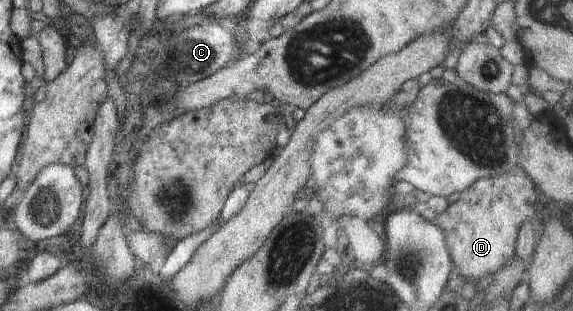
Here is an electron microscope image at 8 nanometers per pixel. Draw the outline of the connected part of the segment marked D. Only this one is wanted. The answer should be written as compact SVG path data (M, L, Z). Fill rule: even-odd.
M517 165L502 176L476 180L460 192L457 202L435 218L434 223L446 234L448 254L454 267L460 268L468 281L476 282L487 274L494 274L514 258L520 228L535 210L537 188L530 176Z

